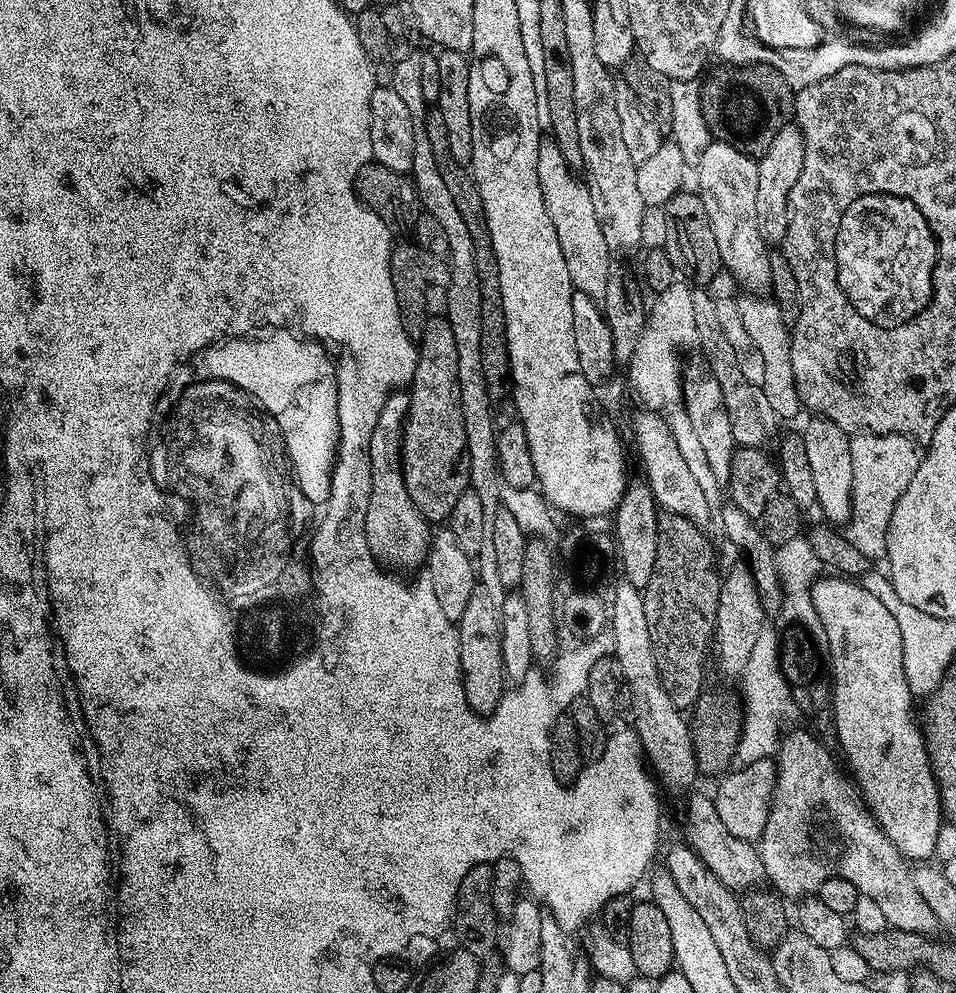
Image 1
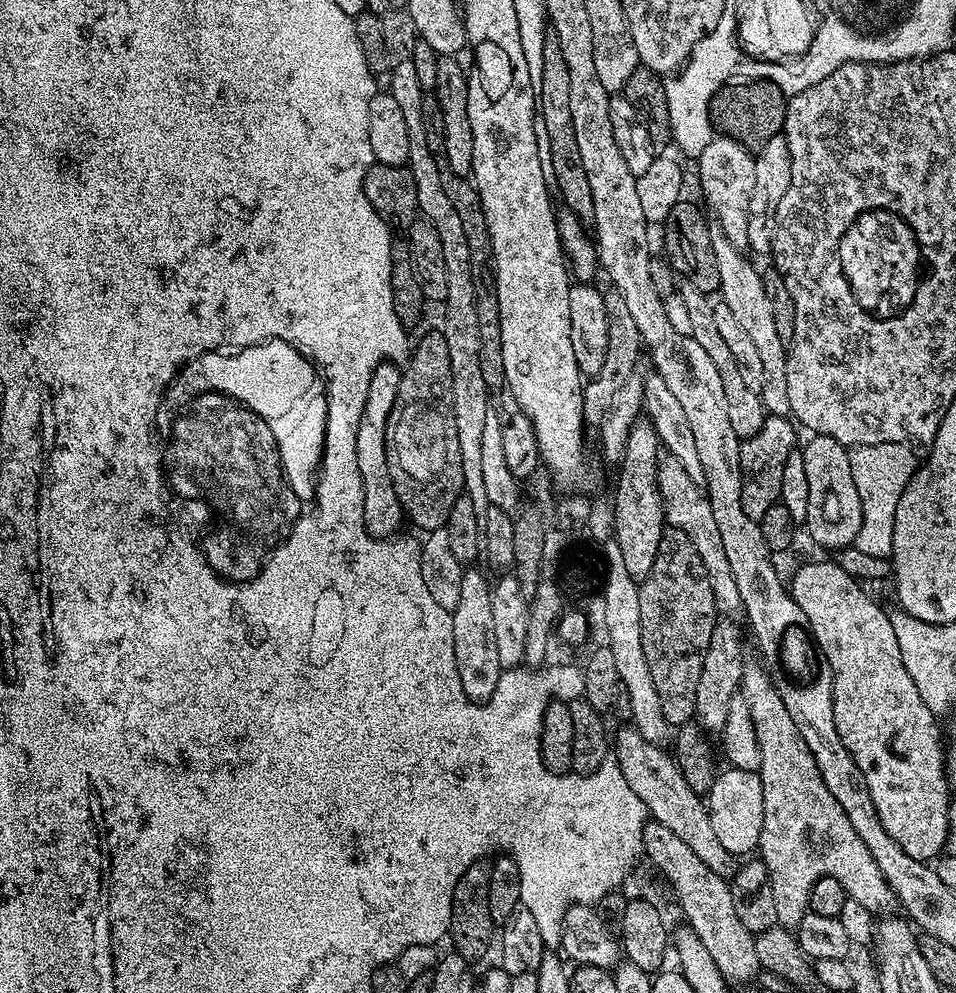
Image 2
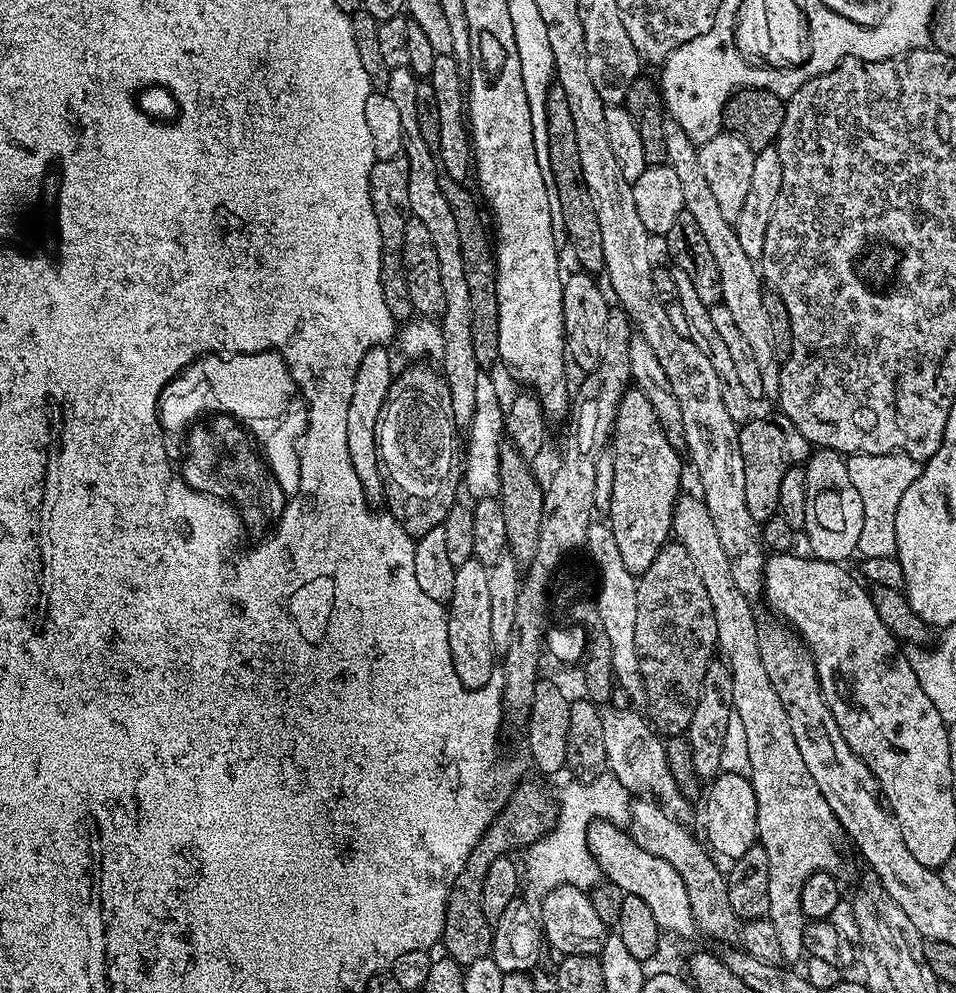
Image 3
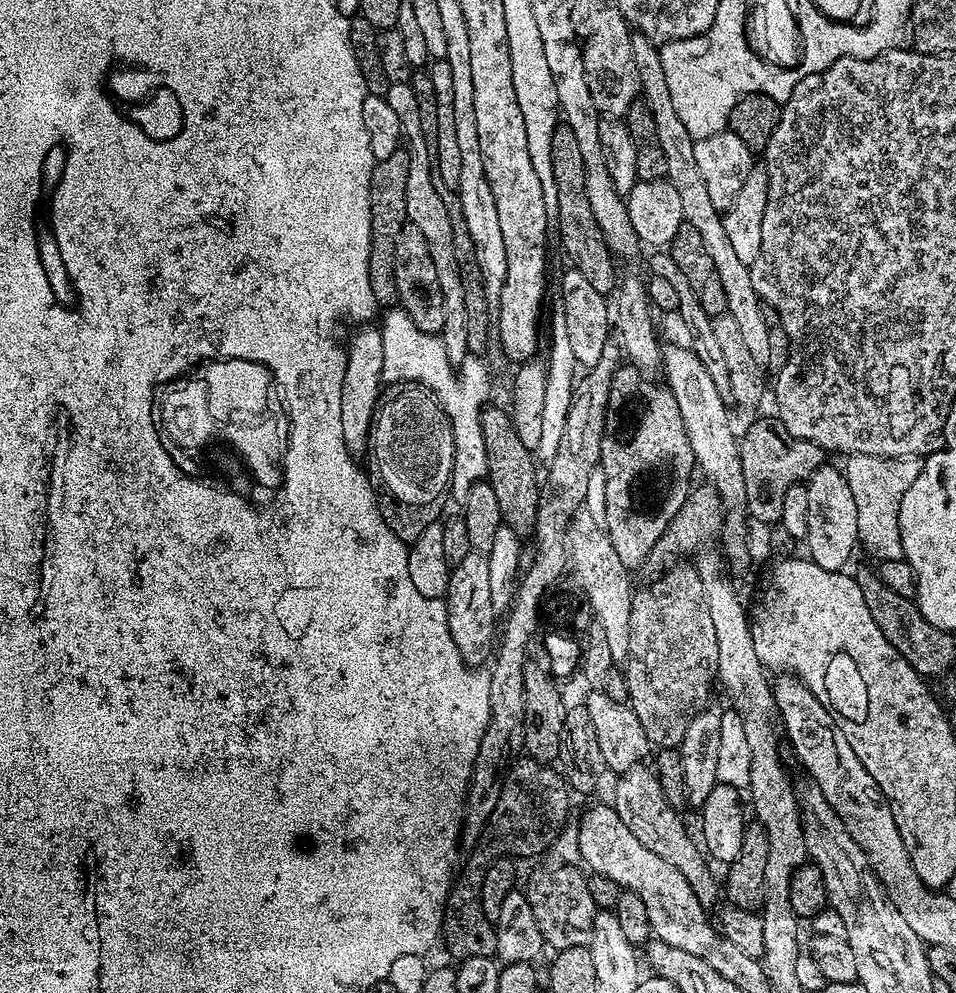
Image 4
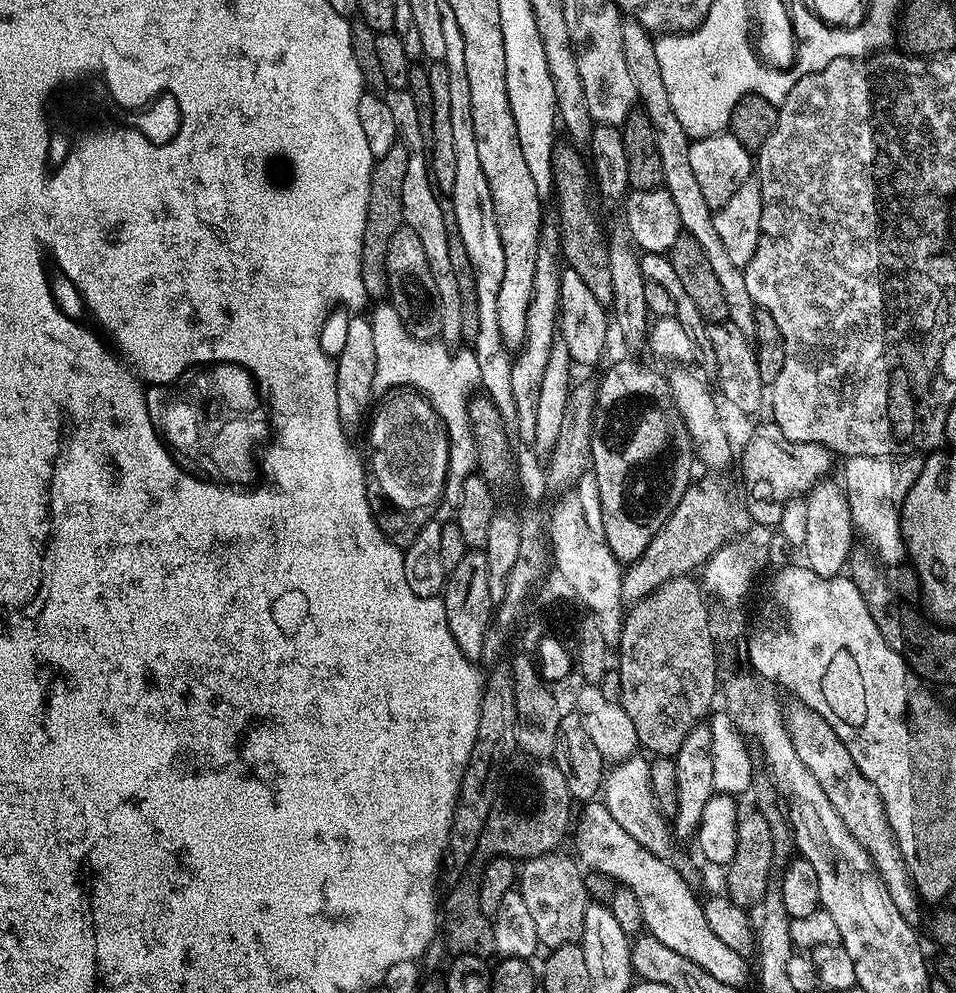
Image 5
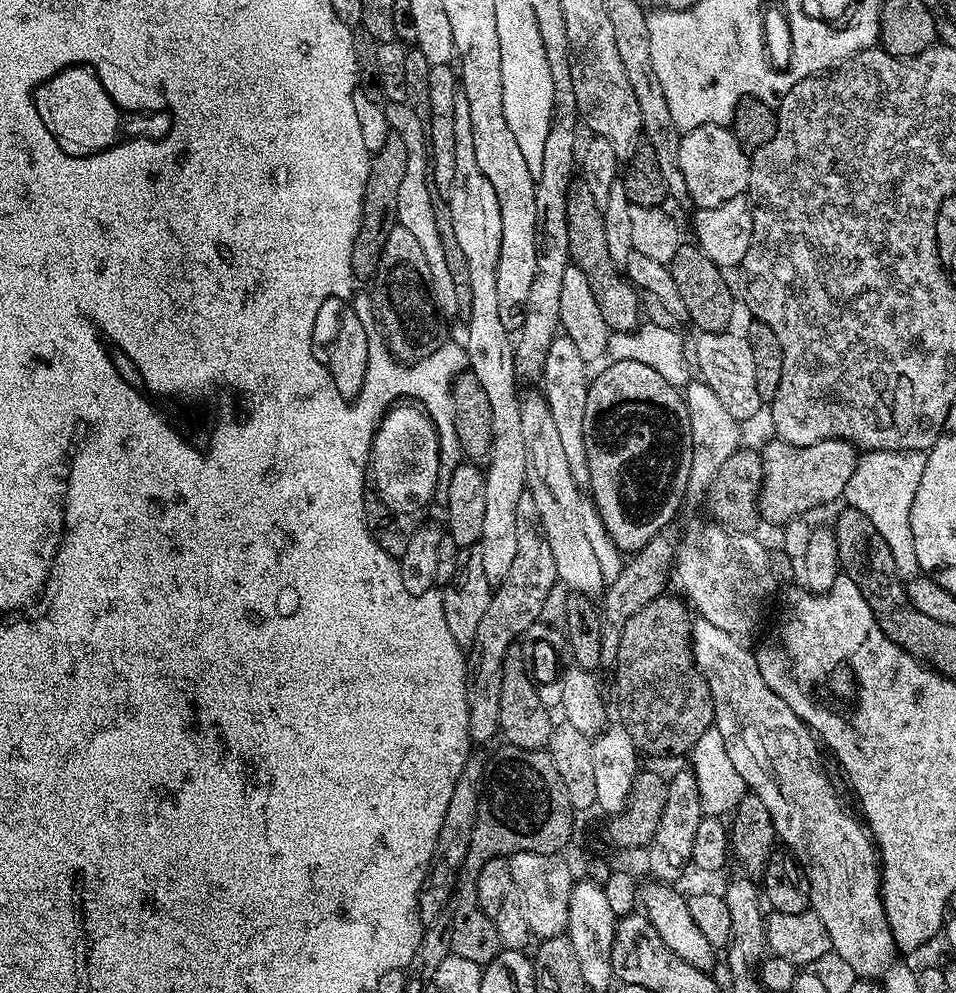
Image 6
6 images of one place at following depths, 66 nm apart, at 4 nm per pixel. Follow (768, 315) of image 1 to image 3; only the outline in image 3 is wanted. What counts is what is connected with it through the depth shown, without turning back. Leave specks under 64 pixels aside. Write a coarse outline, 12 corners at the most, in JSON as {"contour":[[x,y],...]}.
{"contour":[[665,119],[666,163],[722,274],[722,302],[780,395],[762,276],[702,174],[697,141]]}

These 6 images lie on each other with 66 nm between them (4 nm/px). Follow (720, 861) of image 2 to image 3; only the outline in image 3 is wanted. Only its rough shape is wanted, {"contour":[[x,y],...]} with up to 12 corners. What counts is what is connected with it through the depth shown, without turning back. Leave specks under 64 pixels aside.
{"contour":[[631,707],[600,713],[607,771],[687,821],[665,741]]}

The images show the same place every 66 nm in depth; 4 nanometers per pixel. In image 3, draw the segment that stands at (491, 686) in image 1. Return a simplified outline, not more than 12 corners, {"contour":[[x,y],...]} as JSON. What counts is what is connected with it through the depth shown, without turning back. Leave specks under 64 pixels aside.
{"contour":[[456,566],[446,605],[450,654],[462,686],[493,683],[490,574]]}

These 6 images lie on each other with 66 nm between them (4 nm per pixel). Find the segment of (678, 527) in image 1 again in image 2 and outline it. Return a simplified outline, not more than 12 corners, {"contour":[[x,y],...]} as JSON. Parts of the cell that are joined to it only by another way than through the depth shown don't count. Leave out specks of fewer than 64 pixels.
{"contour":[[665,527],[638,587],[642,651],[669,726],[696,715],[718,623],[694,542]]}

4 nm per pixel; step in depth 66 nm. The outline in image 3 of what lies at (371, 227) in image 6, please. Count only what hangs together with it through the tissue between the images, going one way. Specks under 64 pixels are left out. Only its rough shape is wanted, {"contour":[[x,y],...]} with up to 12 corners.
{"contour":[[407,155],[377,160],[373,200],[388,239],[380,287],[392,317],[414,316],[410,277],[394,244],[412,216]]}

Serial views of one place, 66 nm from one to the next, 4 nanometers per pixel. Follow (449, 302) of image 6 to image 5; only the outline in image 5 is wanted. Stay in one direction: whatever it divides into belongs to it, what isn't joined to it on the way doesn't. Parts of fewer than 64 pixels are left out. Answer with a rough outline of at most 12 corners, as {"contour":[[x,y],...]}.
{"contour":[[406,90],[384,96],[410,154],[403,227],[426,250],[442,306],[440,336],[462,334],[462,298],[442,206],[430,175],[418,106]]}

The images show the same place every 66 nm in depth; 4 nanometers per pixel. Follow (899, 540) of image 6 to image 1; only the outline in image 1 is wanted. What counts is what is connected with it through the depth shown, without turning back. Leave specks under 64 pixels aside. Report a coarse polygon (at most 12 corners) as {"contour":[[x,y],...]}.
{"contour":[[896,432],[851,437],[852,516],[843,534],[888,555],[892,511],[922,448]]}

